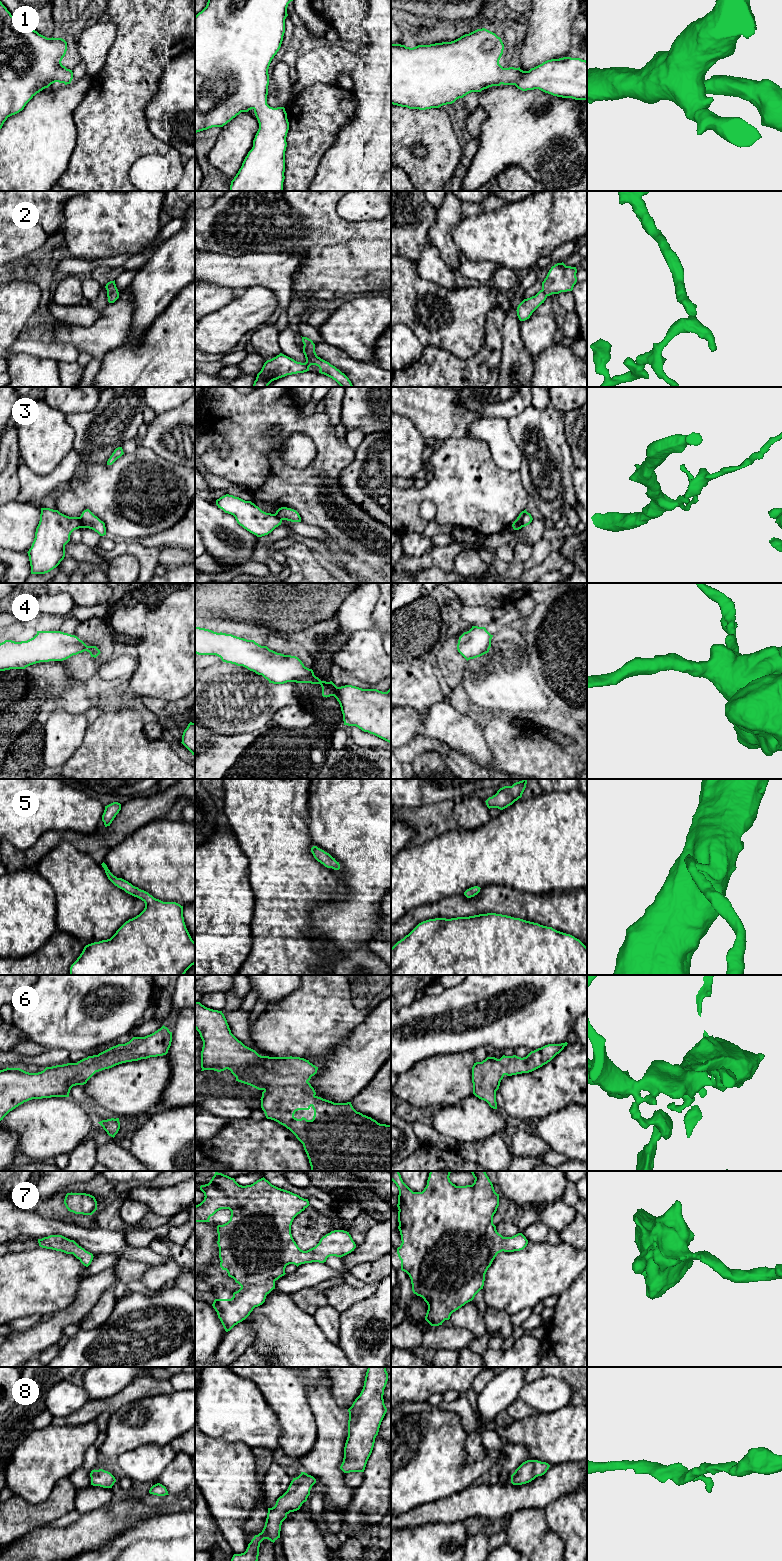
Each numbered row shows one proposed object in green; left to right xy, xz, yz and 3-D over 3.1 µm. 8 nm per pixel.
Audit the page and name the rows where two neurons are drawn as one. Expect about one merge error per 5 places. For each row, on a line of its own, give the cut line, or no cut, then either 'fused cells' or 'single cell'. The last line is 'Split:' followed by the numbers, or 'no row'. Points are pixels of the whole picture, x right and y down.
1: cut none; single cell
2: cut none; single cell
3: cut yz (526, 511), (521, 526); fused cells
4: cut none; single cell
5: cut none; single cell
6: cut none; single cell
7: cut none; single cell
8: cut none; single cell
Split: 3

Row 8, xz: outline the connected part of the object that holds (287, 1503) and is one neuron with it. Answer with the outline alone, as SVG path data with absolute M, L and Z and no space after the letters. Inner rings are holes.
M305 1472L293 1478L287 1491L280 1496L274 1507L268 1508L265 1526L261 1533L255 1535L244 1553L234 1554L231 1561L258 1561L260 1543L264 1539L275 1542L280 1538L282 1522L290 1512L300 1509L307 1501L316 1479Z

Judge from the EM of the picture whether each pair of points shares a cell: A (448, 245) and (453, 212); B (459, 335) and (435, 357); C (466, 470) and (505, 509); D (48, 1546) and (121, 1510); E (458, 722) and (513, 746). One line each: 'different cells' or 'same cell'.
A: same cell
B: different cells
C: same cell
D: different cells
E: different cells

